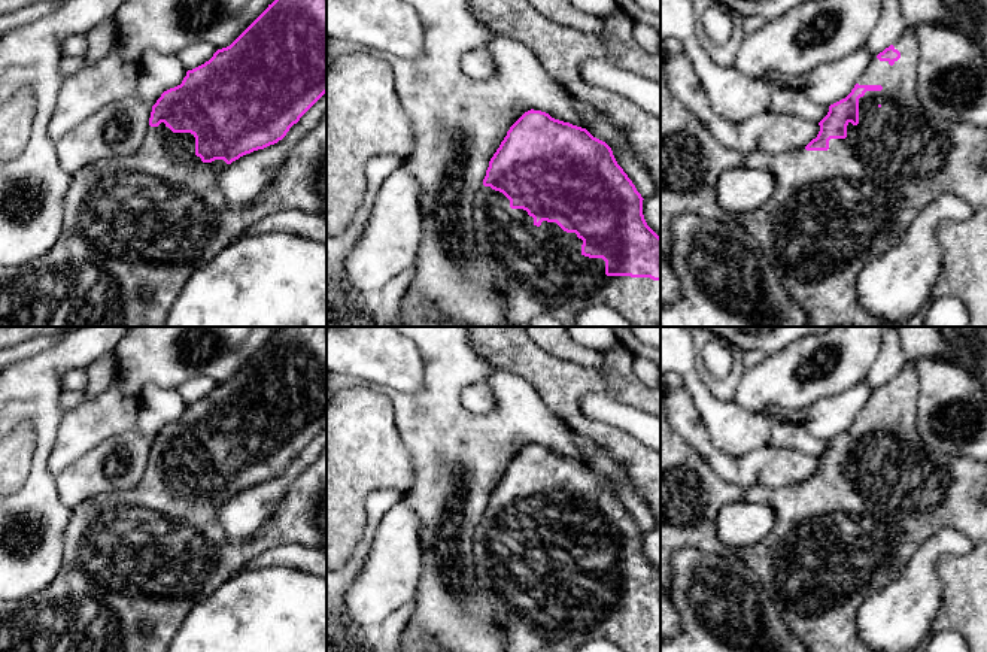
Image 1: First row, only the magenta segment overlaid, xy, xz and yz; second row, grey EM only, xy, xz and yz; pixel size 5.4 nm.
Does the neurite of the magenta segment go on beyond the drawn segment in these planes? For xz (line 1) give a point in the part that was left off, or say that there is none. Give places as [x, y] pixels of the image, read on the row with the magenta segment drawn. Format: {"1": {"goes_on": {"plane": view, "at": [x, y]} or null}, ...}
{"1": {"goes_on": {"plane": "xz", "at": [540, 270]}}}

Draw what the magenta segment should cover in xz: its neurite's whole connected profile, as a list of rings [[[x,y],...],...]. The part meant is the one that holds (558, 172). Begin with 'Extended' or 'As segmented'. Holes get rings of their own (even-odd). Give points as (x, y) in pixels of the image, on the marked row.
Extended. [[[541,110],[525,112],[507,131],[489,161],[483,185],[474,195],[474,239],[479,254],[492,266],[496,288],[505,304],[507,327],[528,327],[541,315],[552,315],[564,327],[576,327],[578,315],[596,304],[616,310],[634,327],[660,327],[660,237],[647,225],[643,215],[643,197],[617,164],[611,148],[593,137],[586,128],[552,118]]]

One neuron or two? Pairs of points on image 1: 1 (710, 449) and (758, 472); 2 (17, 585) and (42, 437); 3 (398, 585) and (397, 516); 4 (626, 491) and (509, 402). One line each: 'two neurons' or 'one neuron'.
1: one neuron
2: one neuron
3: one neuron
4: one neuron

